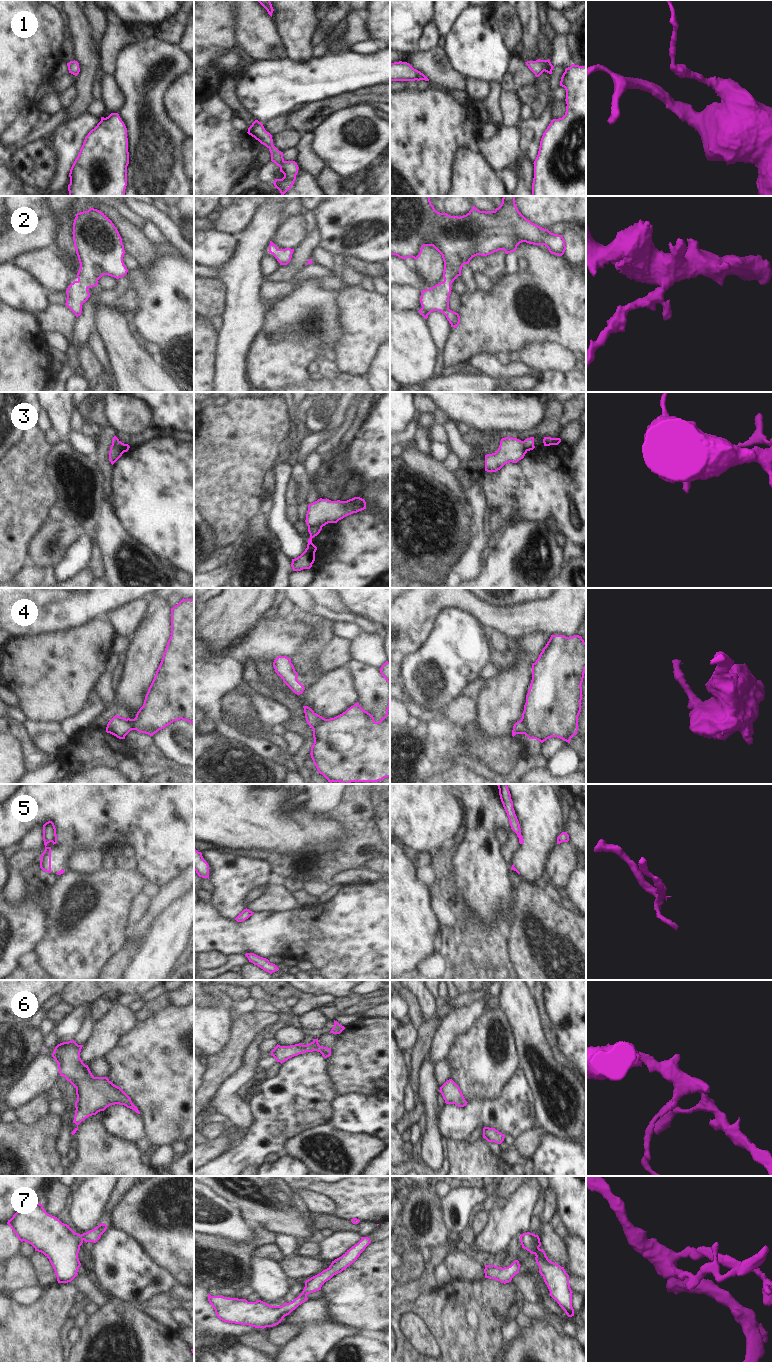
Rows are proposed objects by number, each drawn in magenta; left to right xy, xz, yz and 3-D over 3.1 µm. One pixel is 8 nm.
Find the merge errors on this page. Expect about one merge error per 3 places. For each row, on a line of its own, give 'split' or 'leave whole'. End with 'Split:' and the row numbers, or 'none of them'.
1: leave whole
2: leave whole
3: split
4: split
5: split
6: leave whole
7: leave whole
Split: 3, 4, 5

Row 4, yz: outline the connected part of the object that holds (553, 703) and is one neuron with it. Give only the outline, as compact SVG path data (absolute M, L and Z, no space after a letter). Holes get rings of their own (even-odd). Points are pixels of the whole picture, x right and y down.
M551 635L538 659L532 664L532 680L521 718L528 730L529 739L543 743L551 737L557 737L570 743L578 731L585 669L586 643L582 637Z

